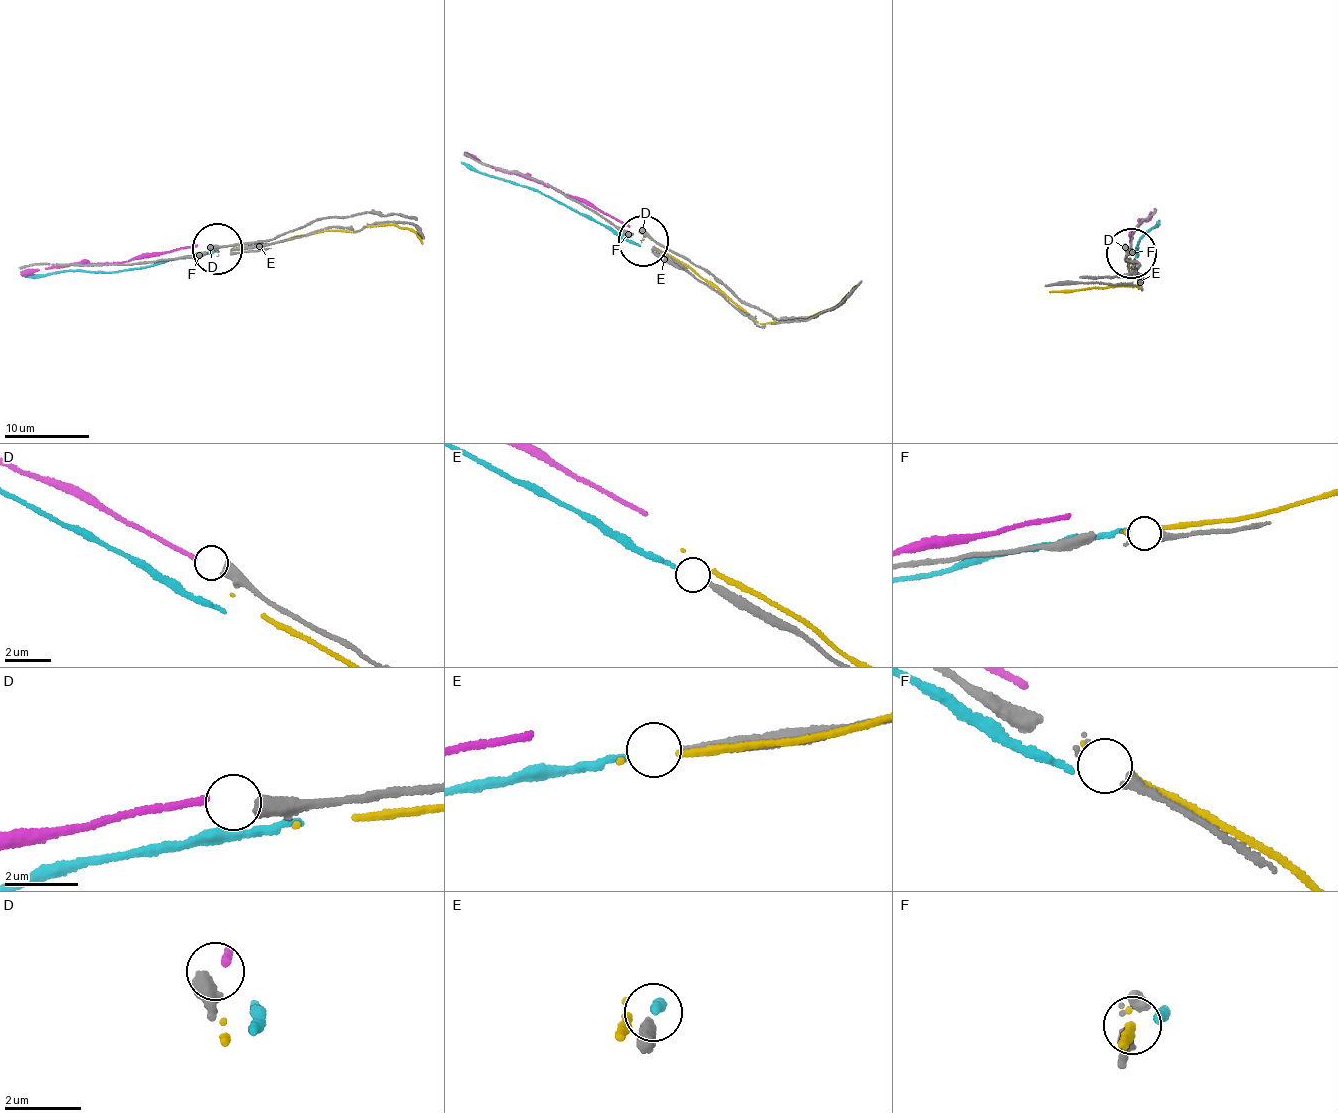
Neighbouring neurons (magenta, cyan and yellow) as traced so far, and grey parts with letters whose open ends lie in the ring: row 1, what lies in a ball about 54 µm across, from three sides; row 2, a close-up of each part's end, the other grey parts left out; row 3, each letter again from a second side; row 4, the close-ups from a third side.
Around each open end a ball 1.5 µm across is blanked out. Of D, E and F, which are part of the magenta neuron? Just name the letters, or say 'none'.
none

